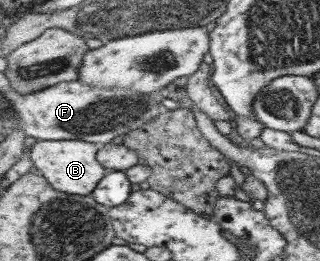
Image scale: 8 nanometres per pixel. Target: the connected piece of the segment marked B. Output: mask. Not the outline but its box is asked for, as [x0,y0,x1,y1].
[31,139,108,195]

